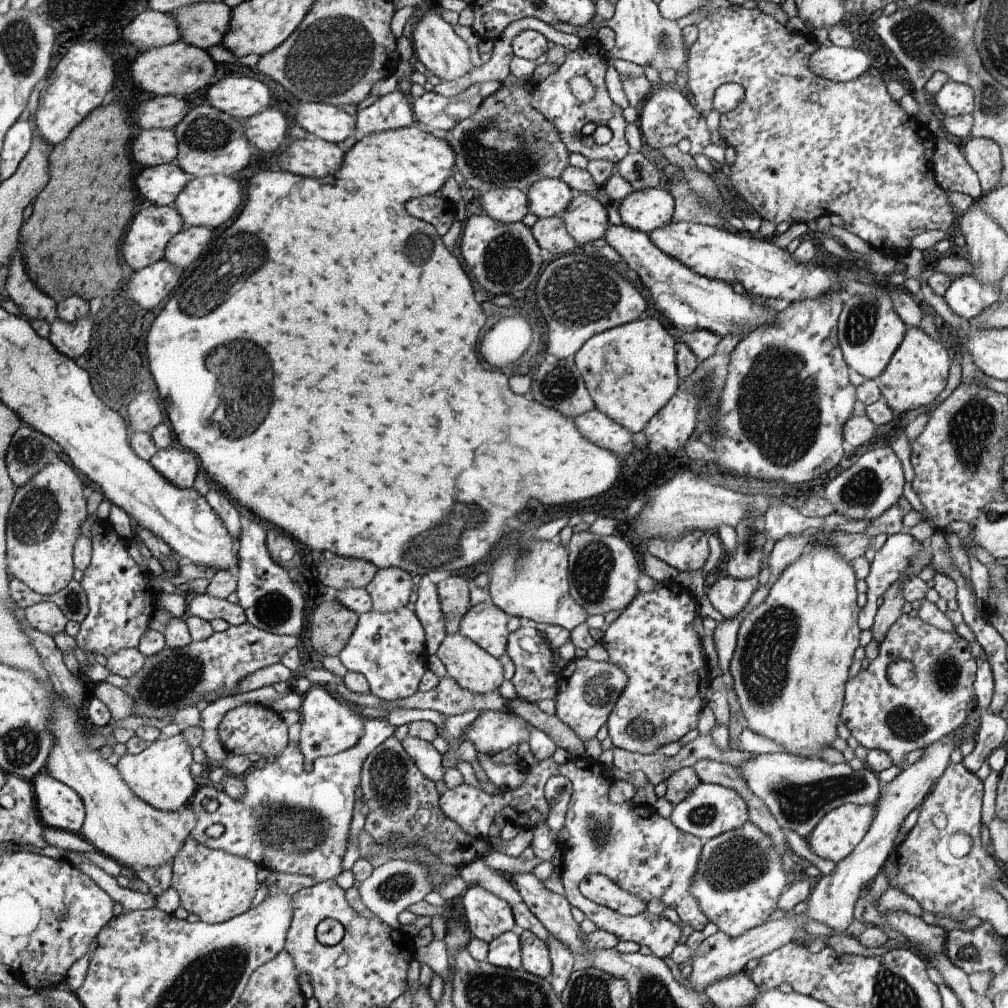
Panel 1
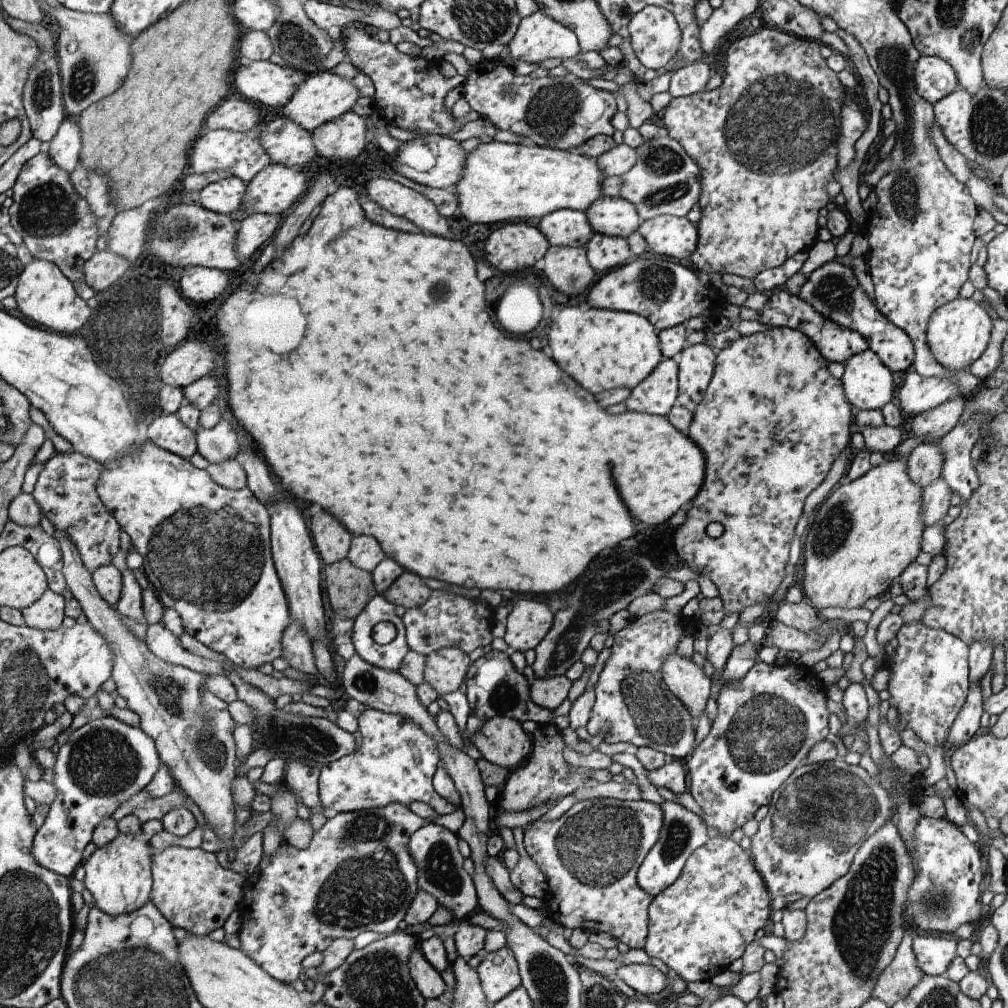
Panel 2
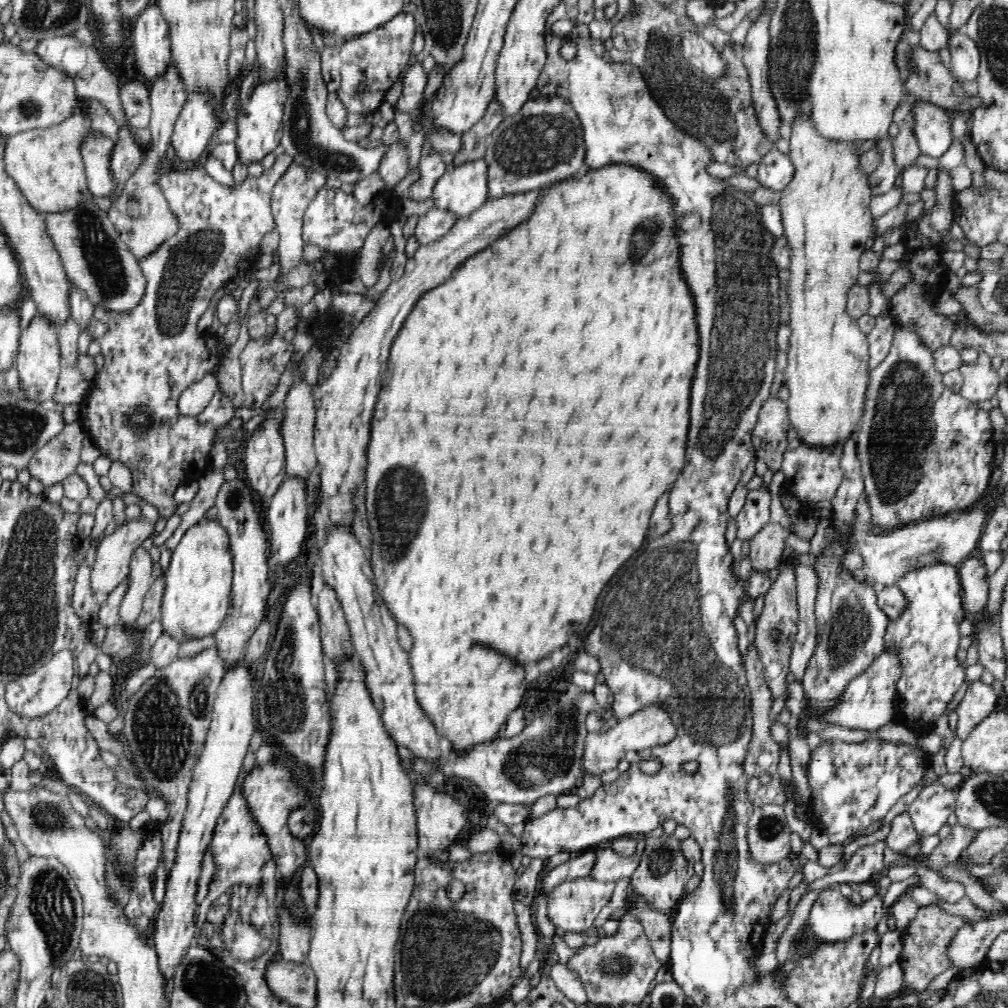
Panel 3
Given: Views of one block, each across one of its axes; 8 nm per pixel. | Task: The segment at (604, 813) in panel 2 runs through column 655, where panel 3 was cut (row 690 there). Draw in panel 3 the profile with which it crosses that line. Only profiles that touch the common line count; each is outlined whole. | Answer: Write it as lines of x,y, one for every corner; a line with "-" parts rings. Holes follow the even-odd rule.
848,440
841,446
840,466
844,478
831,500
830,536
834,540
826,542
822,554
812,562
815,577
820,580
815,599
815,618
818,623
816,646
808,668
802,678
806,708
816,716
827,716
832,713
854,678
864,673
876,658
884,651
885,635
890,622
888,616
878,606
878,589
873,584
862,583
852,578
850,570
840,566
840,560
852,548
848,546
848,537
854,538
854,524
858,524
857,504
865,493
865,482
862,478
861,464
856,452
856,441

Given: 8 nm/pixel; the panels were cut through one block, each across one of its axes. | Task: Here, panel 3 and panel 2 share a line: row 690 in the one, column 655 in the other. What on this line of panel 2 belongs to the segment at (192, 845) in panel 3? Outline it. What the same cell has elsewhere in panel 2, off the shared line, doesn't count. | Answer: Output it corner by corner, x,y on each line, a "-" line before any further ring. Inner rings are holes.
664,215
642,222
638,232
648,245
660,256
684,260
696,250
698,232
686,217

